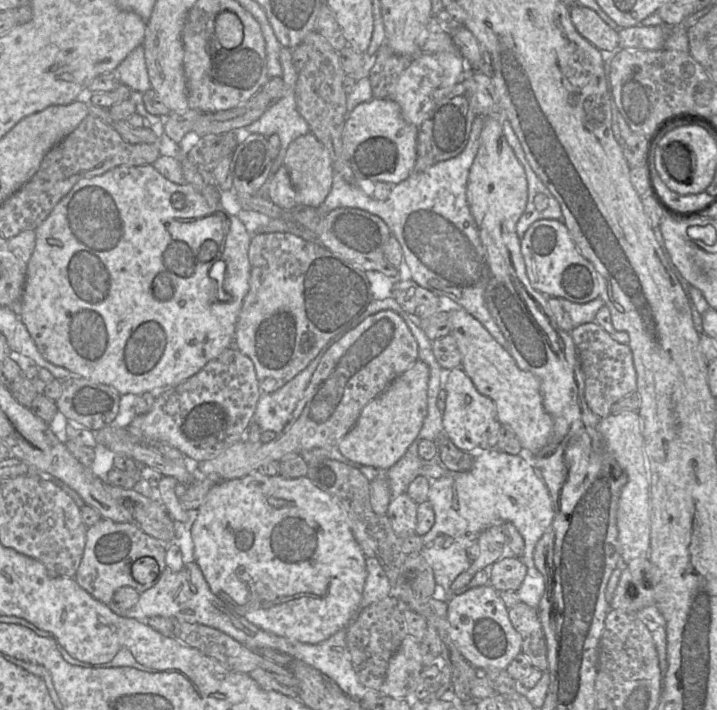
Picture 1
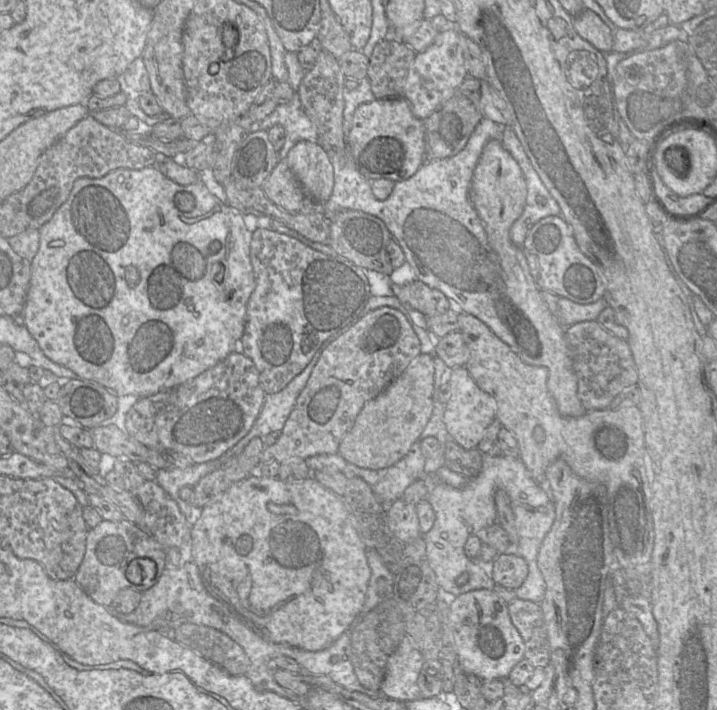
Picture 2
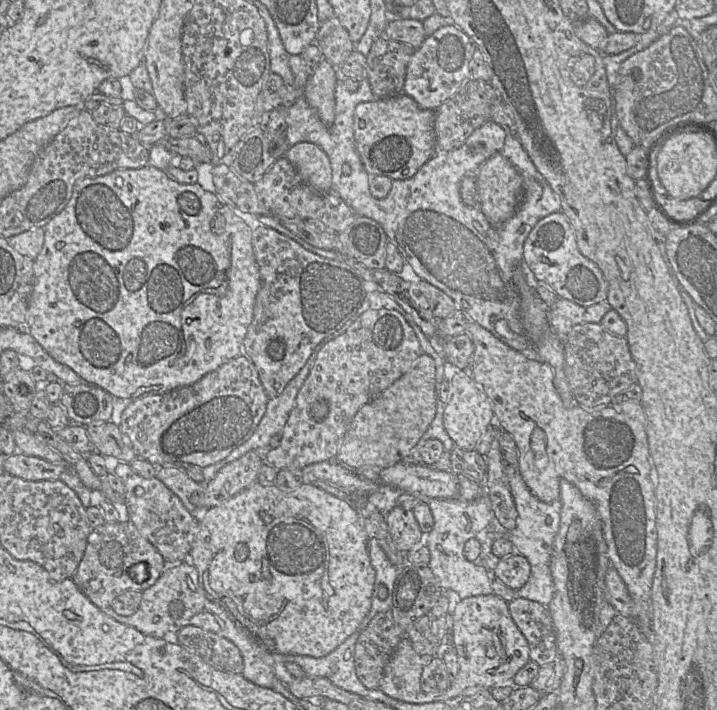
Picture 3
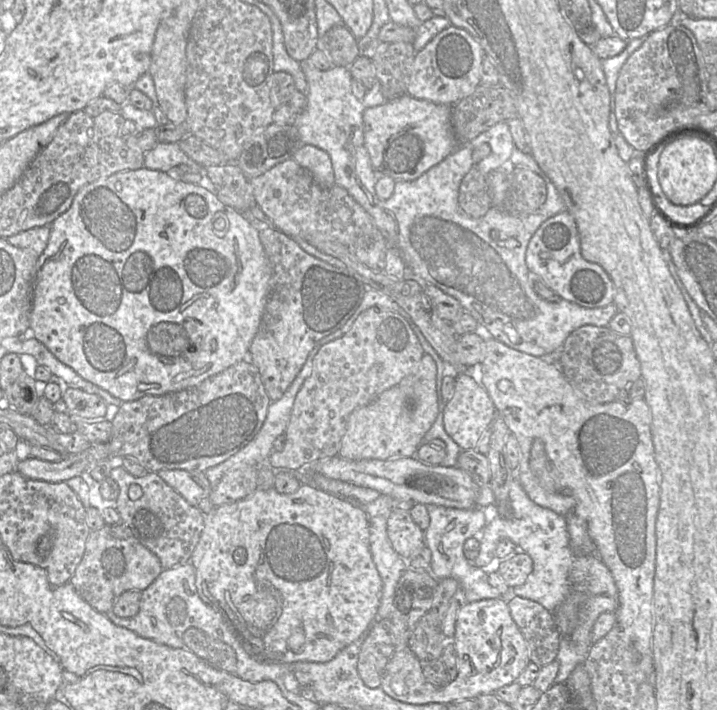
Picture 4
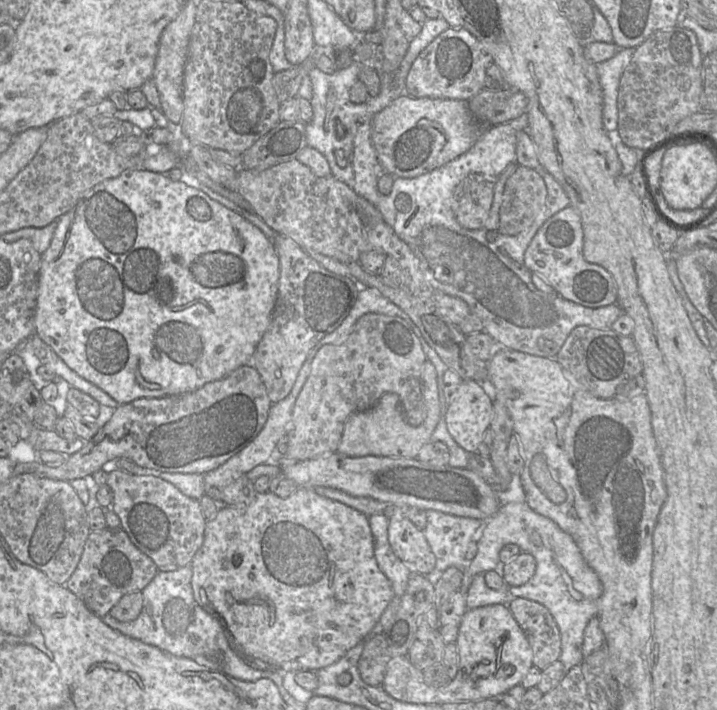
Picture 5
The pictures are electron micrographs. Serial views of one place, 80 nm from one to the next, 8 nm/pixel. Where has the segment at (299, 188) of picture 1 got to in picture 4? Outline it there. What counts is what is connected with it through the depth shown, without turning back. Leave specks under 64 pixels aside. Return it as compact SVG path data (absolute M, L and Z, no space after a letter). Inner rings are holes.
M302 145L292 159L306 169L320 186L329 188L335 185L331 159L324 150L312 145Z

